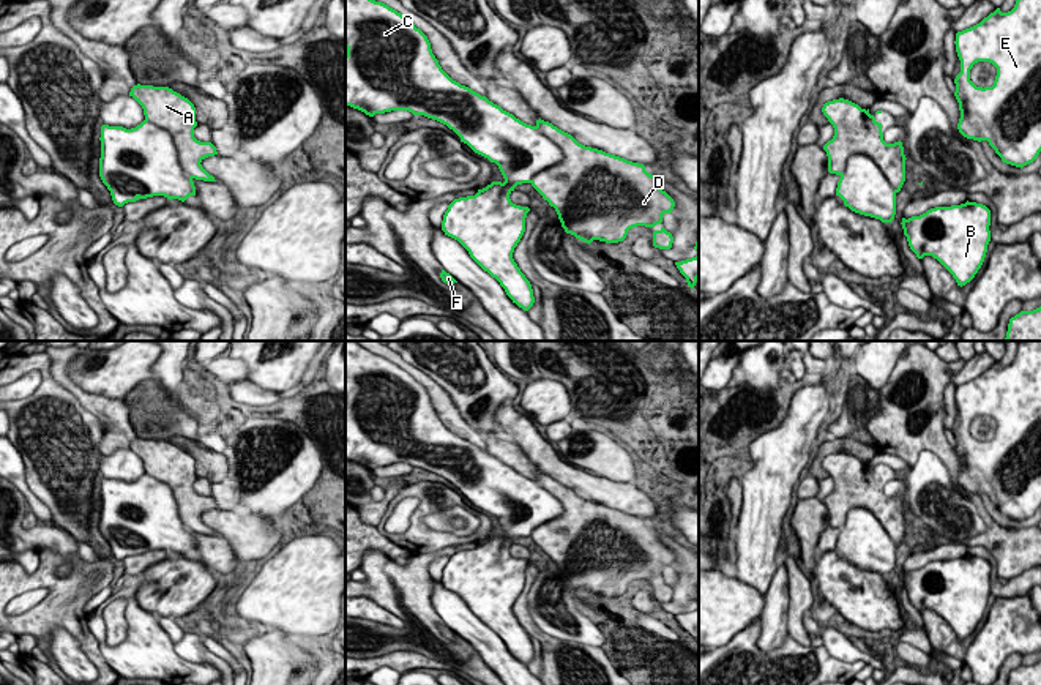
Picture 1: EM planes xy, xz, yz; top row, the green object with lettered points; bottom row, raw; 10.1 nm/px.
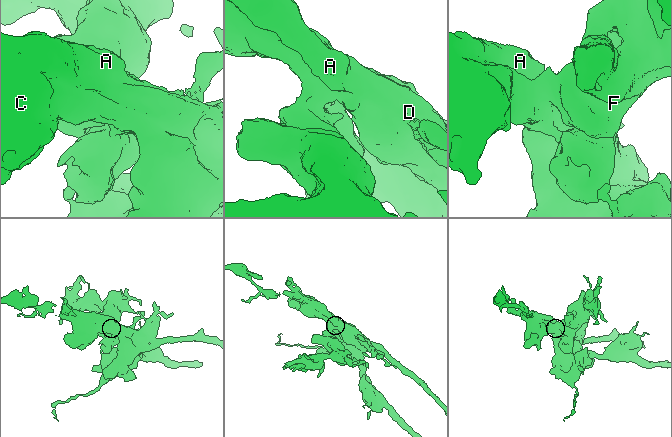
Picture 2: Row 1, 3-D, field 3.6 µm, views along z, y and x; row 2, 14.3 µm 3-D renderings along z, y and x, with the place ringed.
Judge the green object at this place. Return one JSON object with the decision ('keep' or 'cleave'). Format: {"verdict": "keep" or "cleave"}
{"verdict": "cleave"}

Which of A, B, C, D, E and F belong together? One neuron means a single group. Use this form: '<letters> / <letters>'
A D / B C E F

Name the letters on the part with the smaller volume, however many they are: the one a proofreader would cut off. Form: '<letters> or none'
A, D

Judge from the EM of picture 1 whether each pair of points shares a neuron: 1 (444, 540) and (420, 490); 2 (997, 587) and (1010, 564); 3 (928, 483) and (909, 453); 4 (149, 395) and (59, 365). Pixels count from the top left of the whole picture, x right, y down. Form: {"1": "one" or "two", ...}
{"1": "one", "2": "two", "3": "two", "4": "two"}

